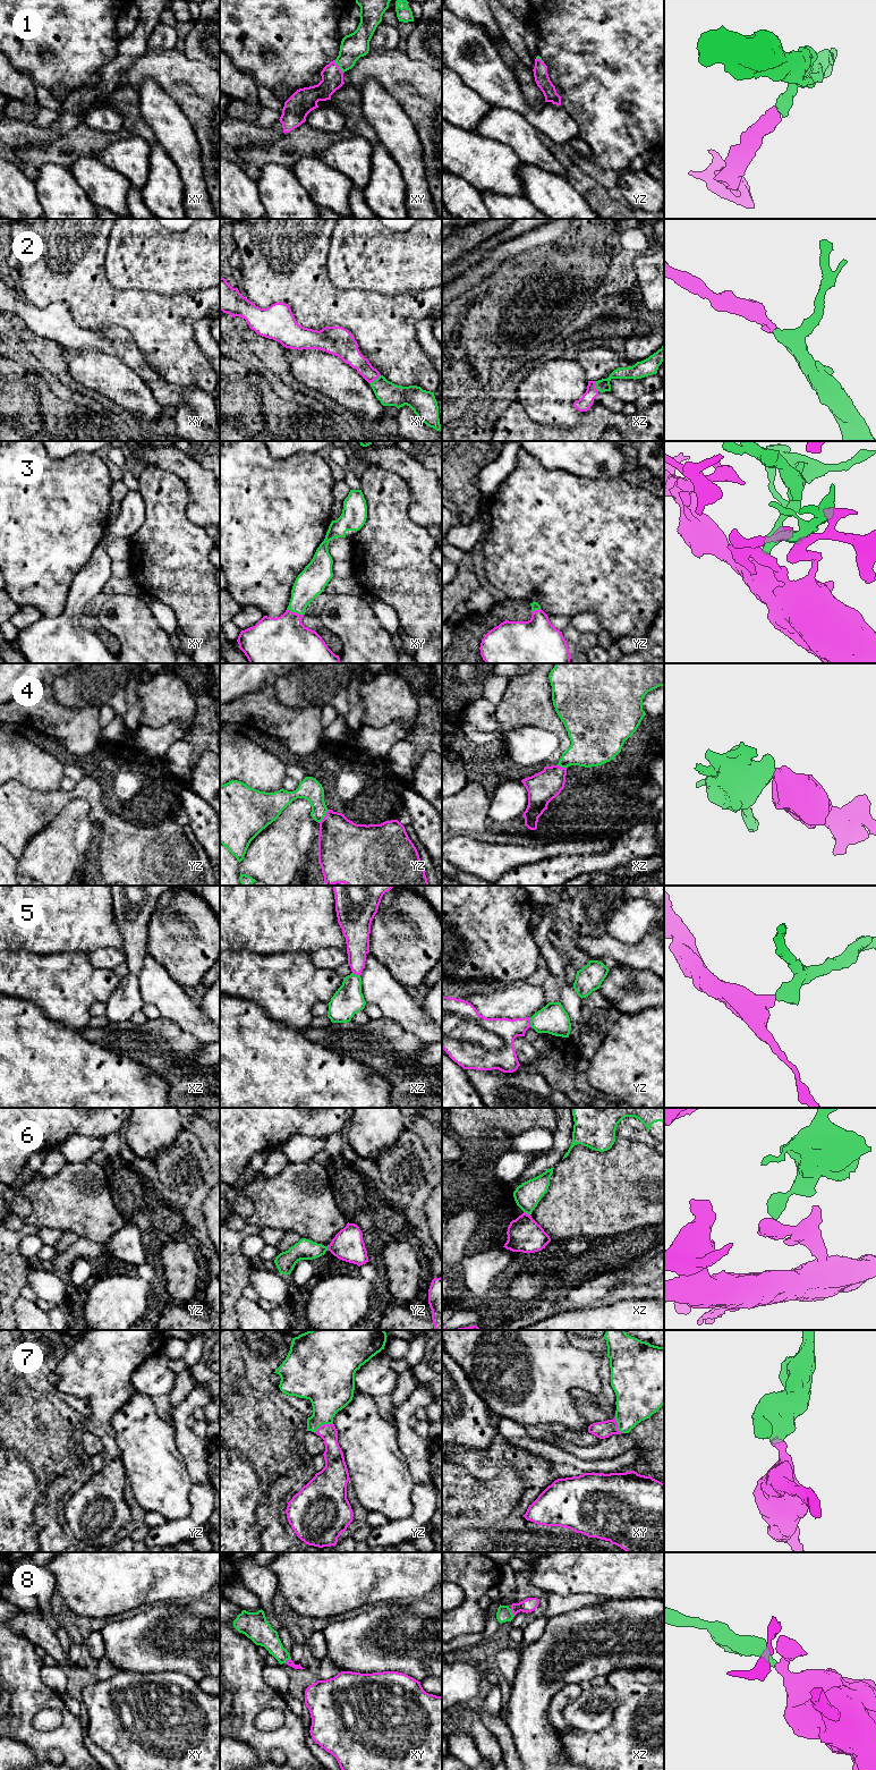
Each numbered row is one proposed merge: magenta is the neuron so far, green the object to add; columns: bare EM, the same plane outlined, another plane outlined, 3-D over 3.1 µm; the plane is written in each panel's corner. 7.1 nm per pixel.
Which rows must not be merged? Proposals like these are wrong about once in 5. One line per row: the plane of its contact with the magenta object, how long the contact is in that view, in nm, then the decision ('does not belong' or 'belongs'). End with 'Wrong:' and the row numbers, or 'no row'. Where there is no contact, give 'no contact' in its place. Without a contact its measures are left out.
1: xy | 120 nm | belongs
2: xy | 100 nm | belongs
3: xy | 130 nm | belongs
4: yz | 120 nm | belongs
5: yz | 70 nm | belongs
6: xz | 60 nm | does not belong
7: yz | 150 nm | belongs
8: xz | 70 nm | belongs
Wrong: 6

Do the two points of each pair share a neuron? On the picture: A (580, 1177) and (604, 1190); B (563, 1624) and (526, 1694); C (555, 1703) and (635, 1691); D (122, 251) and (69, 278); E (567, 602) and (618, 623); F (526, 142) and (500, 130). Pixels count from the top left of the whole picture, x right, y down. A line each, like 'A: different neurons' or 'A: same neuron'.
A: same neuron
B: same neuron
C: different neurons
D: different neurons
E: same neuron
F: same neuron

